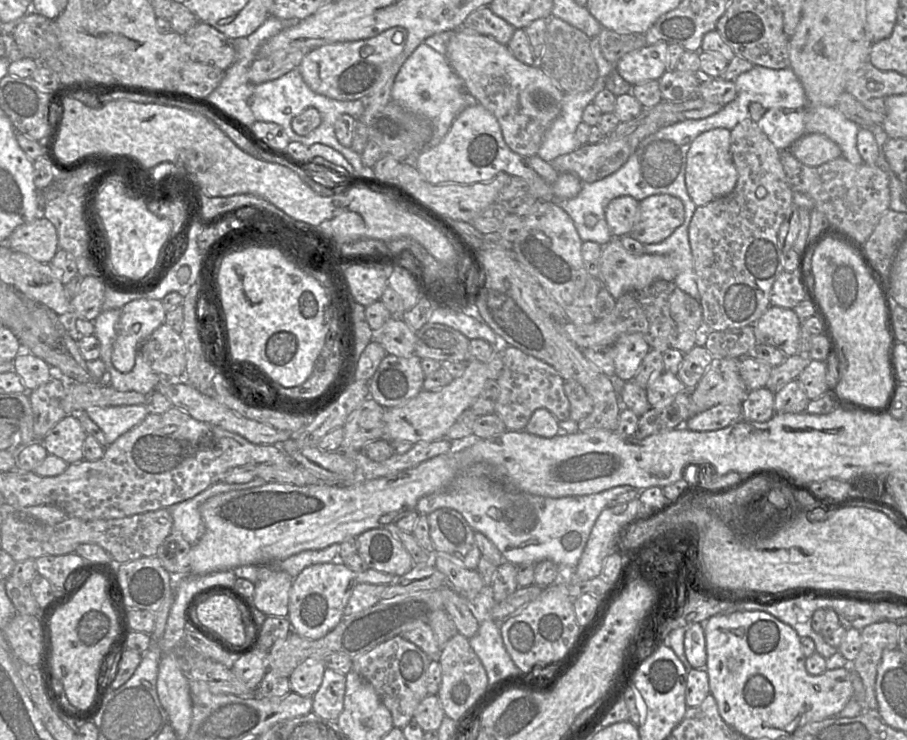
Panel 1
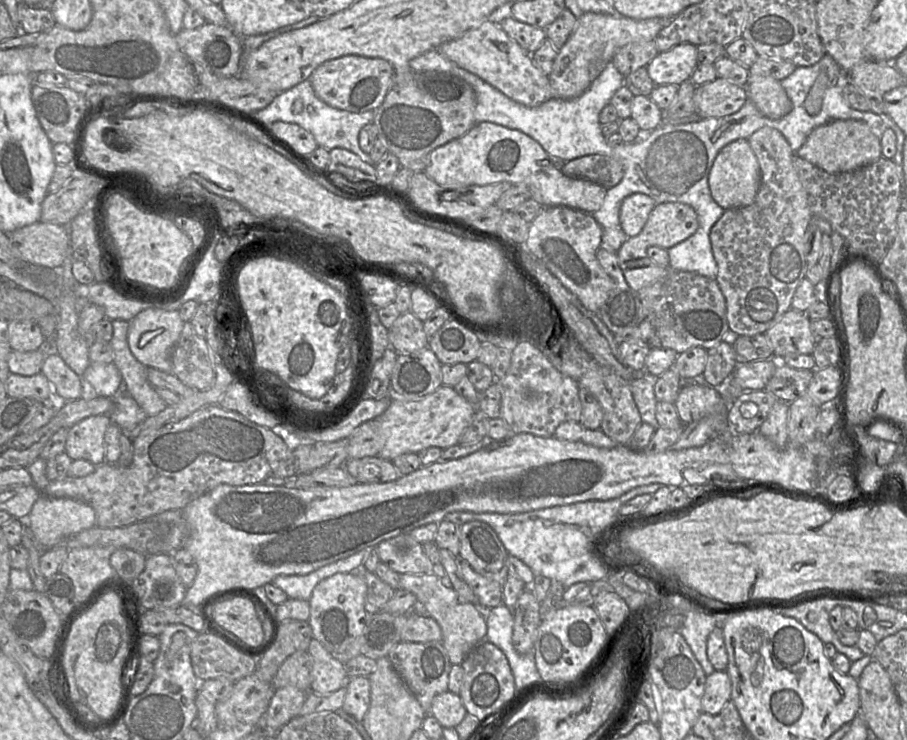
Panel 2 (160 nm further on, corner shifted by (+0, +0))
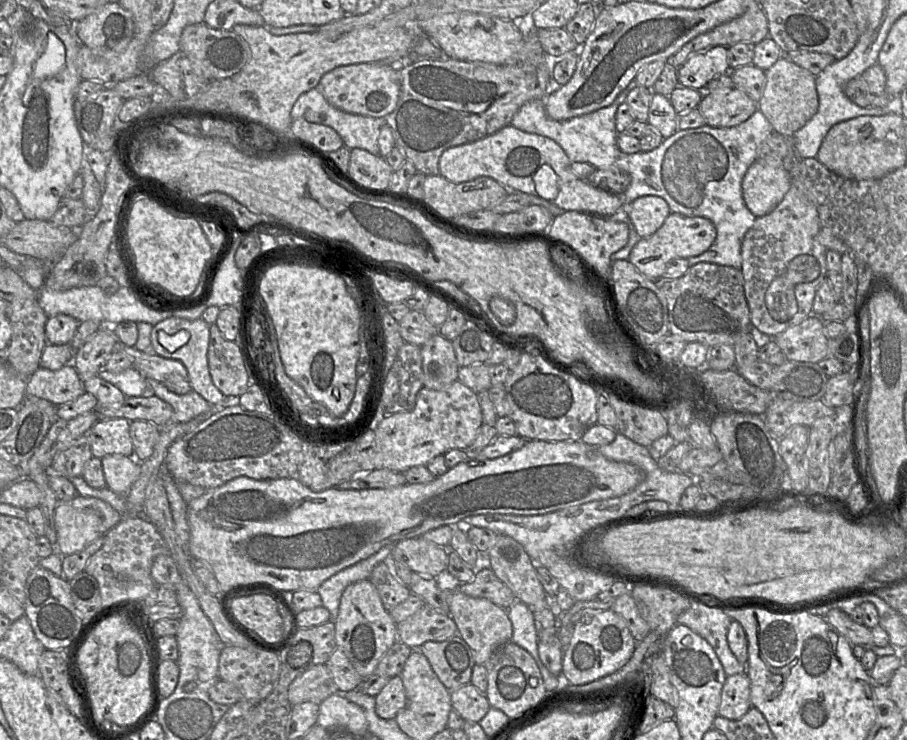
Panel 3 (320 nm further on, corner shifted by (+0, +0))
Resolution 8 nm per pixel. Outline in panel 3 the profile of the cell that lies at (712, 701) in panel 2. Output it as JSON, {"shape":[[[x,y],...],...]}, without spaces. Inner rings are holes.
{"shape":[[[746,673],[727,676],[722,691],[718,715],[739,720],[752,707],[751,684]]]}

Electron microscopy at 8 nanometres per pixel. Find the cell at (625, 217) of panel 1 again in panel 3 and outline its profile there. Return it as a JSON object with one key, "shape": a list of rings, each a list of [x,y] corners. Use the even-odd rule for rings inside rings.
{"shape":[[[646,195],[632,201],[627,206],[627,213],[637,234],[646,238],[663,225],[671,210],[663,198]]]}

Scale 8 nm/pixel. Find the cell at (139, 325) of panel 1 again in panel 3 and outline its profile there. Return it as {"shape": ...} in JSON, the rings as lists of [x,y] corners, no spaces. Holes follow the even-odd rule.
{"shape":[[[170,317],[155,324],[151,332],[151,342],[155,354],[180,361],[187,370],[187,379],[191,389],[200,394],[214,408],[225,408],[239,405],[238,398],[225,396],[214,384],[208,368],[208,347],[210,341],[210,325],[201,318],[188,320]]]}

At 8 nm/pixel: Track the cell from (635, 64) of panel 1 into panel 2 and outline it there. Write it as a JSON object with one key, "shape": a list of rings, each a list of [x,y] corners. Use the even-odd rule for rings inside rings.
{"shape":[[[684,43],[659,52],[646,69],[655,85],[679,85],[690,79],[698,64],[697,46]]]}

